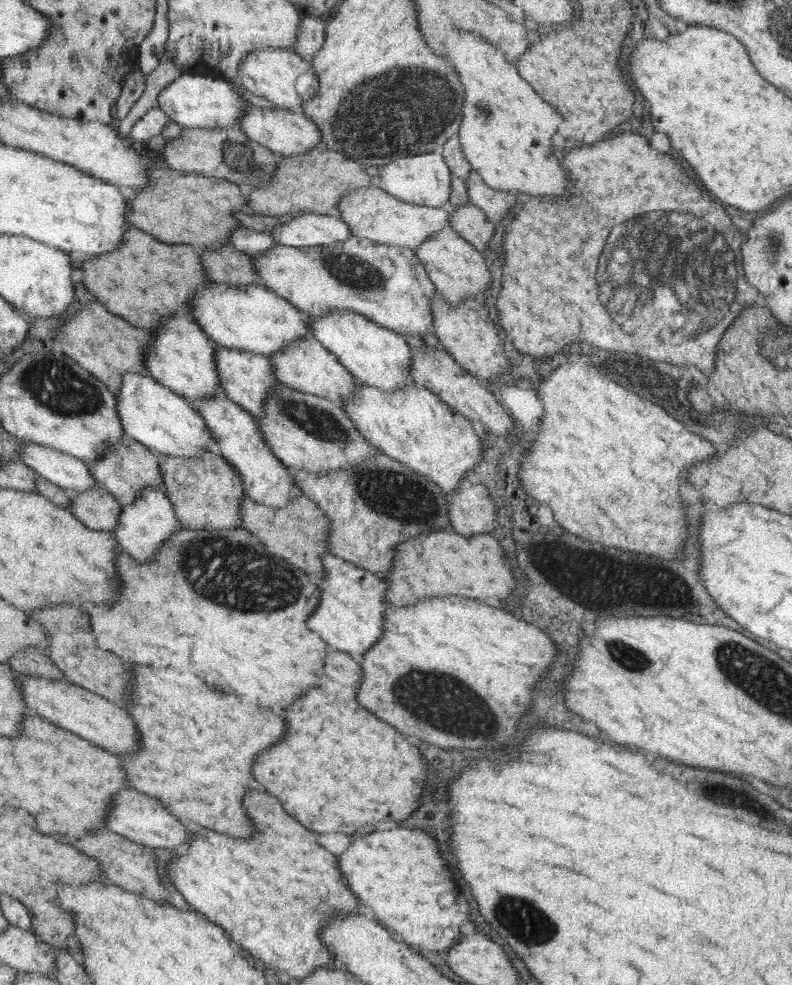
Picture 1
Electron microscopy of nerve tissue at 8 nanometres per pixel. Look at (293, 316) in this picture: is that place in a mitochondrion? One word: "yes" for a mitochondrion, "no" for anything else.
no

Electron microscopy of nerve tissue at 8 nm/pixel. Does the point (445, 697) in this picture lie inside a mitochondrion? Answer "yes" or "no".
yes

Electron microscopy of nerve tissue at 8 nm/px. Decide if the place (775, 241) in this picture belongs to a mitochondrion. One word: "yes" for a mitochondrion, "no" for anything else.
yes

